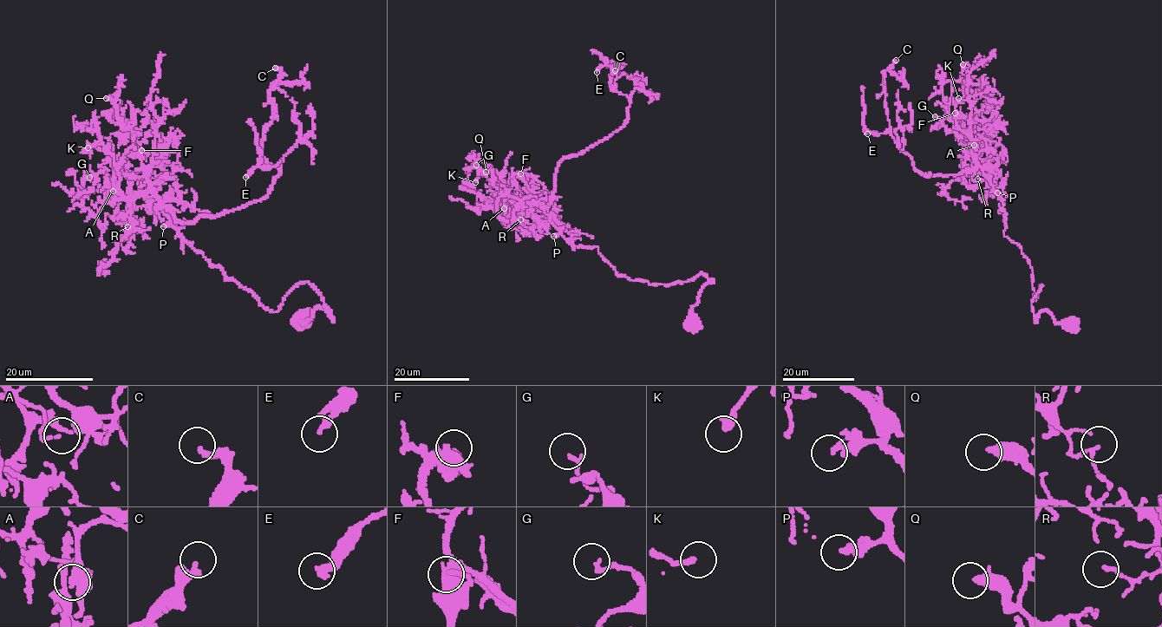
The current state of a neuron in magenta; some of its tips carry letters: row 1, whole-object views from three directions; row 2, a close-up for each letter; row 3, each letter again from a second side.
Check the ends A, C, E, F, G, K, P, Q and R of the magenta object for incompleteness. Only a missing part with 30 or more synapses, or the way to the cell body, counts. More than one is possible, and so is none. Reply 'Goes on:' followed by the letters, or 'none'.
Goes on: K

